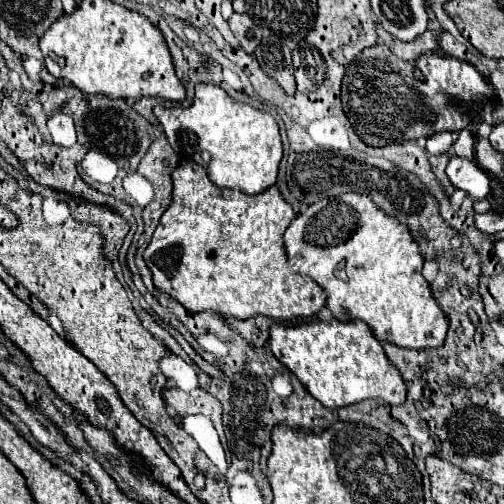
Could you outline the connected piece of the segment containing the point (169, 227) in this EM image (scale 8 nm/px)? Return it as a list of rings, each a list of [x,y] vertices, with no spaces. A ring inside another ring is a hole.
[[[183,161],[173,171],[173,187],[173,201],[143,253],[143,259],[153,273],[153,281],[163,293],[179,301],[187,311],[215,311],[235,319],[265,315],[289,321],[303,315],[311,317],[325,307],[325,289],[311,277],[293,271],[287,261],[285,233],[289,231],[295,213],[277,187],[269,187],[257,195],[247,195],[239,189],[219,189],[195,161]]]

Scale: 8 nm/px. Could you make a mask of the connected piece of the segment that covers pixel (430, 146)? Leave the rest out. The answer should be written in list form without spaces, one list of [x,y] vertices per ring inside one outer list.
[[[435,133],[435,135],[427,137],[427,151],[431,155],[441,155],[441,153],[449,151],[451,143],[453,143],[451,133]]]

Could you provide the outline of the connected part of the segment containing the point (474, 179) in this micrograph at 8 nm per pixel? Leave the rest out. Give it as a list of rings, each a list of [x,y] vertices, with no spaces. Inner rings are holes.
[[[453,155],[447,165],[447,175],[455,189],[467,191],[473,199],[485,199],[491,191],[489,175],[475,161]]]

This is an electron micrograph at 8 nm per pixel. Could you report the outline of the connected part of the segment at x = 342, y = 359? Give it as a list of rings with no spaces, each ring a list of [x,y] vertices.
[[[361,319],[353,321],[315,321],[315,323],[301,323],[301,325],[273,325],[269,335],[269,347],[273,355],[281,361],[285,369],[289,369],[293,375],[299,377],[299,381],[305,385],[305,389],[321,401],[329,409],[355,405],[365,399],[379,399],[389,405],[403,405],[407,397],[407,383],[401,377],[401,371],[387,359],[379,339],[373,337],[371,327],[363,323]]]

